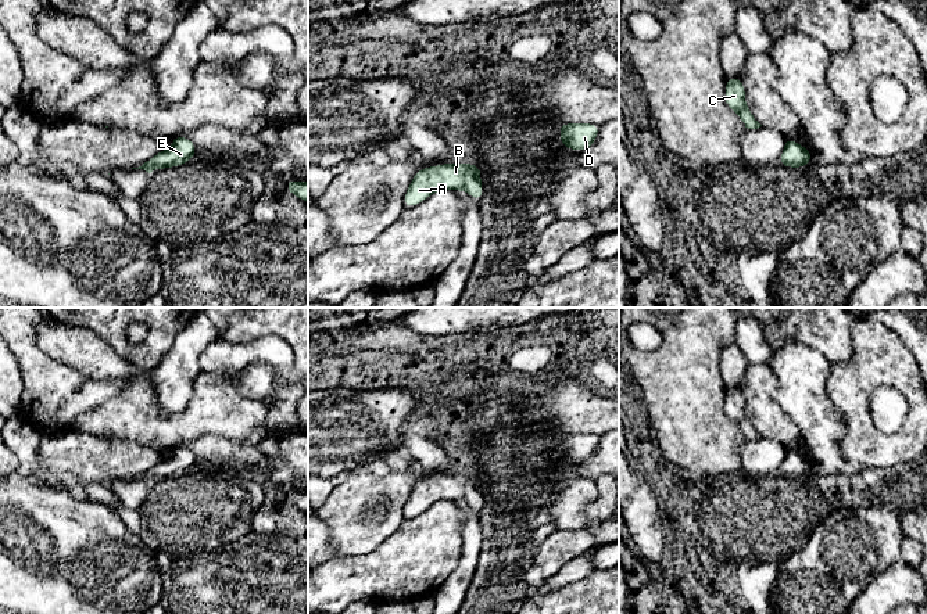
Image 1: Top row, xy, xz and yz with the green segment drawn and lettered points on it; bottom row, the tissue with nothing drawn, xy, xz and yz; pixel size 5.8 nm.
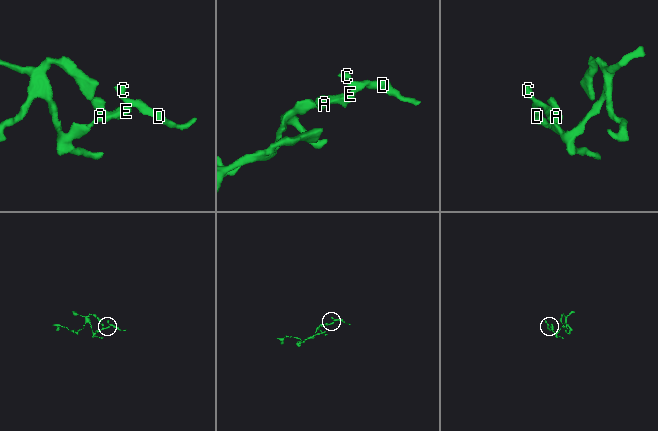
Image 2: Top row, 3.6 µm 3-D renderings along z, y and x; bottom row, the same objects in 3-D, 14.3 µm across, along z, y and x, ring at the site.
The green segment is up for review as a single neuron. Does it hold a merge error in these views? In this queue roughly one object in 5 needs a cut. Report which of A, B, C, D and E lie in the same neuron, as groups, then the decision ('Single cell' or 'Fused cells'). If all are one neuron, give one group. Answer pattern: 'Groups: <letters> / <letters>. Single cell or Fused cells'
Groups: A B C D E. Single cell

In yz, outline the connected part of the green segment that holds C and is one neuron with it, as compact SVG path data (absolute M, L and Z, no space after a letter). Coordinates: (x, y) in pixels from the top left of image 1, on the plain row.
M740 387L727 388L724 412L740 427L745 438L758 439L762 437L745 414L745 399Z

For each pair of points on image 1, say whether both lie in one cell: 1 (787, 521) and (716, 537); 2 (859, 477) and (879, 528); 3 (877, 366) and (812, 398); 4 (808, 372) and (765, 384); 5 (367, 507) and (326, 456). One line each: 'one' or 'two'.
1: one
2: two
3: two
4: two
5: two

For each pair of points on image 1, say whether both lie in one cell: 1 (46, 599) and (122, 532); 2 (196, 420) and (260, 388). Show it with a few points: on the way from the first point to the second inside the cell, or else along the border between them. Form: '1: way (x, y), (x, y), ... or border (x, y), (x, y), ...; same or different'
1: way (65, 580), (95, 550), (103, 546); same
2: border (231, 379), (237, 391), (261, 402); different

